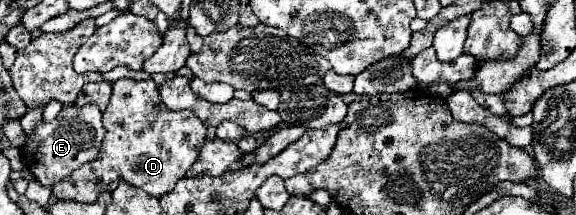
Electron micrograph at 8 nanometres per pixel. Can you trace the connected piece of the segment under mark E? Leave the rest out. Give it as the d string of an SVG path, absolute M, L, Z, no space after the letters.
M64 105L56 119L52 121L40 121L32 135L26 137L26 145L22 147L22 155L26 159L28 169L38 171L38 181L46 187L52 187L56 181L66 179L74 169L78 169L84 163L90 163L96 159L100 145L104 137L102 127L102 113L94 105Z

